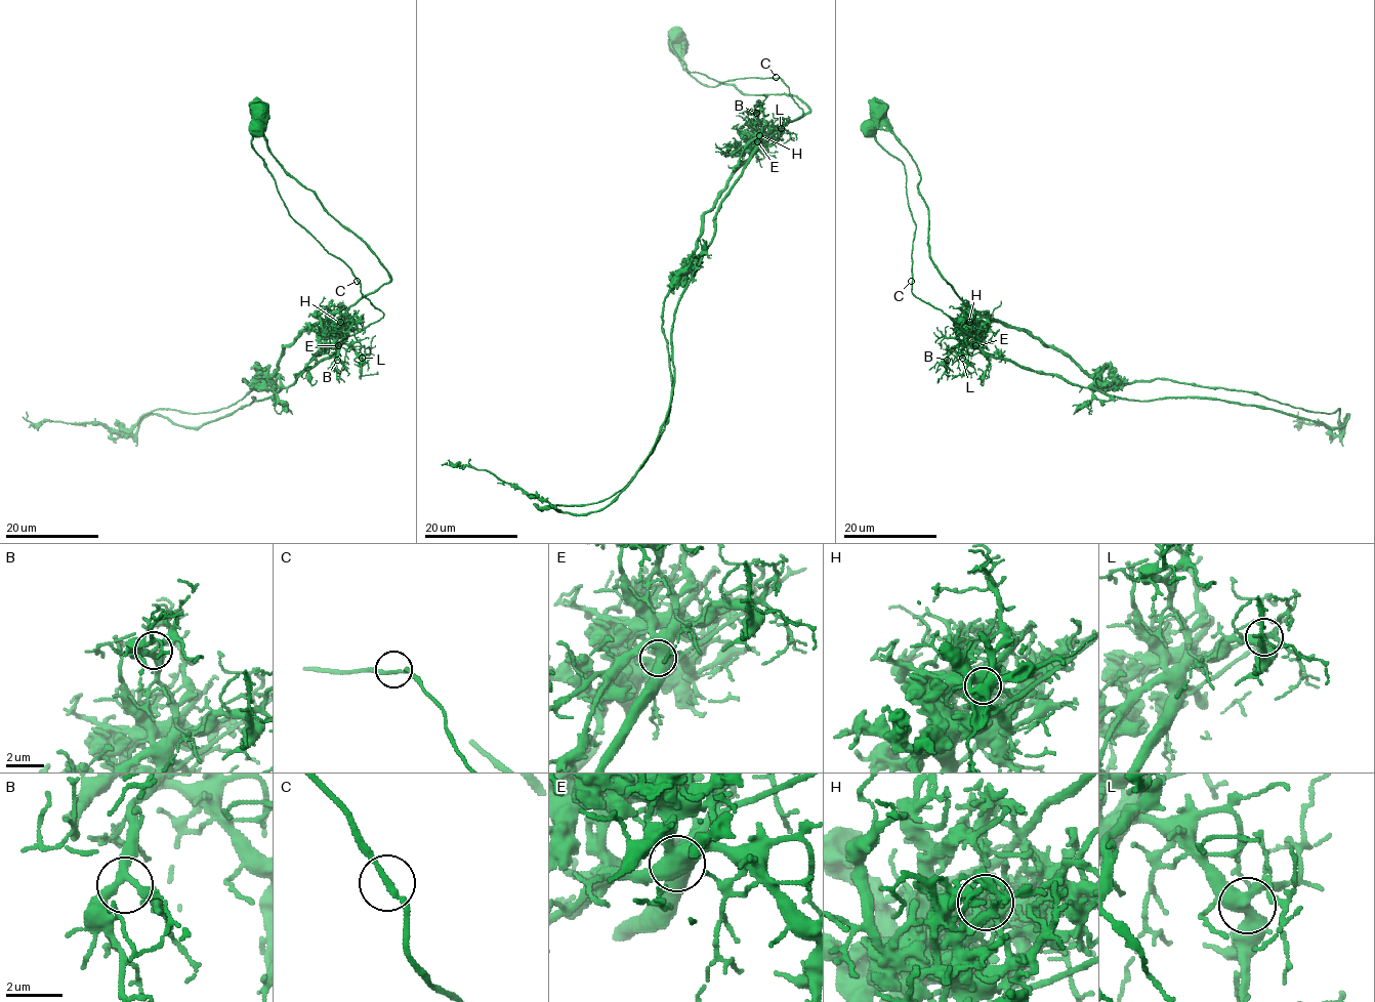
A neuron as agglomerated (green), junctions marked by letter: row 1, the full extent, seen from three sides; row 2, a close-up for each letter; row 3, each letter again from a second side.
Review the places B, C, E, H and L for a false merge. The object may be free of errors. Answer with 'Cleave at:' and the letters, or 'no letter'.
Cleave at: H

